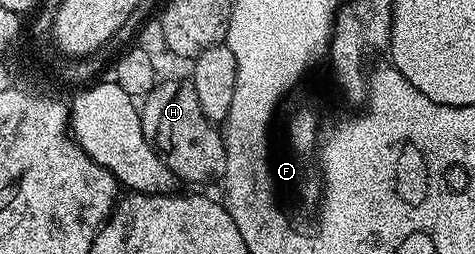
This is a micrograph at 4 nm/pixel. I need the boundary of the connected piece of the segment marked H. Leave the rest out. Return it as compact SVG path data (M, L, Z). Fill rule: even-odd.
M189 79L166 80L155 84L153 90L141 101L142 133L152 146L152 150L162 160L162 165L170 171L171 177L179 176L190 184L210 184L221 181L225 174L226 137L216 129L215 121L208 119L200 106L200 98L196 94L193 83Z

